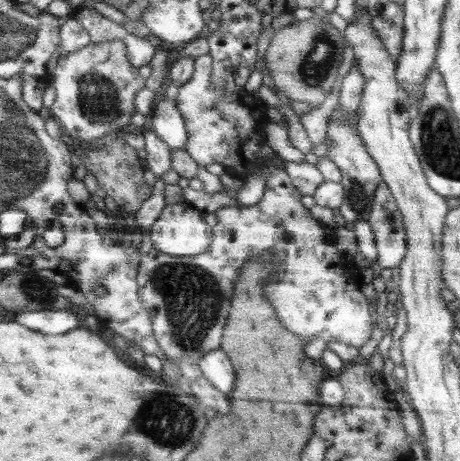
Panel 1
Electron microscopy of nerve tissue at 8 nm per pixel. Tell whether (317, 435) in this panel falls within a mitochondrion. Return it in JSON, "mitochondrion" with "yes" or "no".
{"mitochondrion":"no"}

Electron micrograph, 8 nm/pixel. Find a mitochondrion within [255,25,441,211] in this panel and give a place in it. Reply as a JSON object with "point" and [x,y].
{"point":[314,67]}

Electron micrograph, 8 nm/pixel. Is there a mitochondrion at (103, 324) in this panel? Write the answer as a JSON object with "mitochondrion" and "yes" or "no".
{"mitochondrion":"no"}

